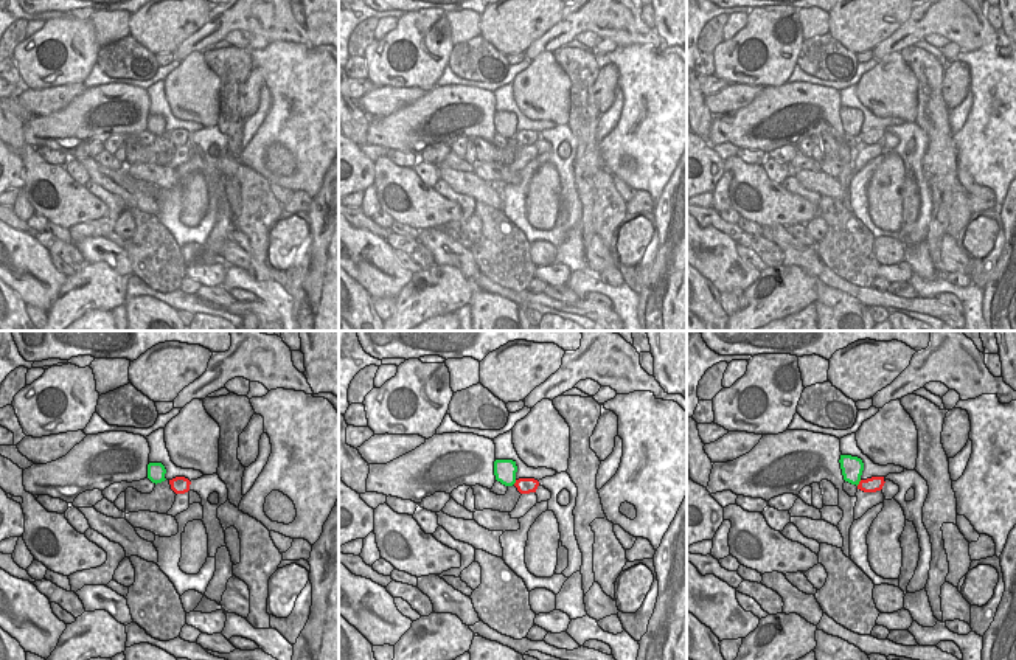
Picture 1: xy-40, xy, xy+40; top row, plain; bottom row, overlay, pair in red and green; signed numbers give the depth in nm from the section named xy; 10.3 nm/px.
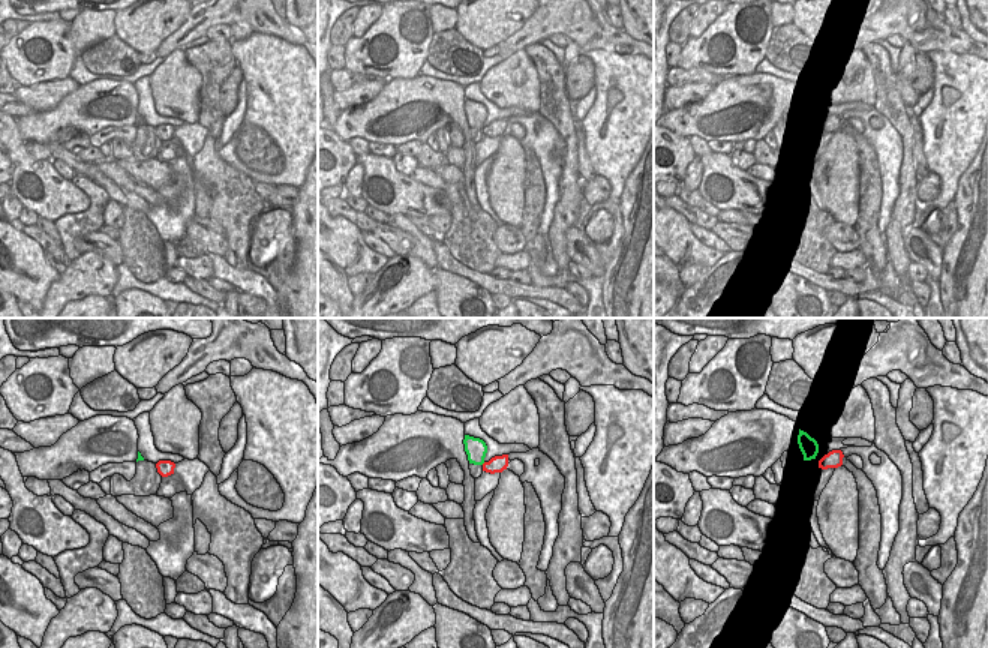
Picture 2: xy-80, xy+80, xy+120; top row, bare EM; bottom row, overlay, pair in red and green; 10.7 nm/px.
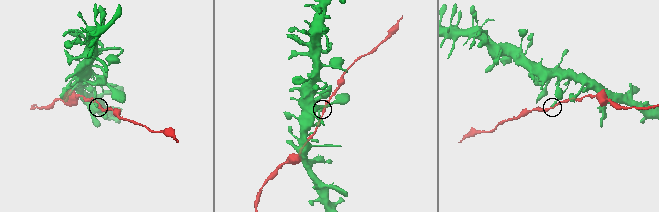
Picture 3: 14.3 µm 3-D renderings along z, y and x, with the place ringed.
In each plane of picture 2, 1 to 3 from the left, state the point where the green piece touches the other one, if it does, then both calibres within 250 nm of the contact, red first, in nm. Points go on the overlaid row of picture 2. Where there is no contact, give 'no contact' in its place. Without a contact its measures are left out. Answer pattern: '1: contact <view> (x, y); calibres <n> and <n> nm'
1: no contact
2: no contact
3: no contact

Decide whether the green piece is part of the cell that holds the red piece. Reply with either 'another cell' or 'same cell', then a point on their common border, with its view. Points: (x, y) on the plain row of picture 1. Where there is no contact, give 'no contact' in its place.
another cell; contact xy+40 (859, 135)

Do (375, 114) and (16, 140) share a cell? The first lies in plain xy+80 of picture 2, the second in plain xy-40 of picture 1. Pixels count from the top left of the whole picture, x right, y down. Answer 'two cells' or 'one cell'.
two cells

